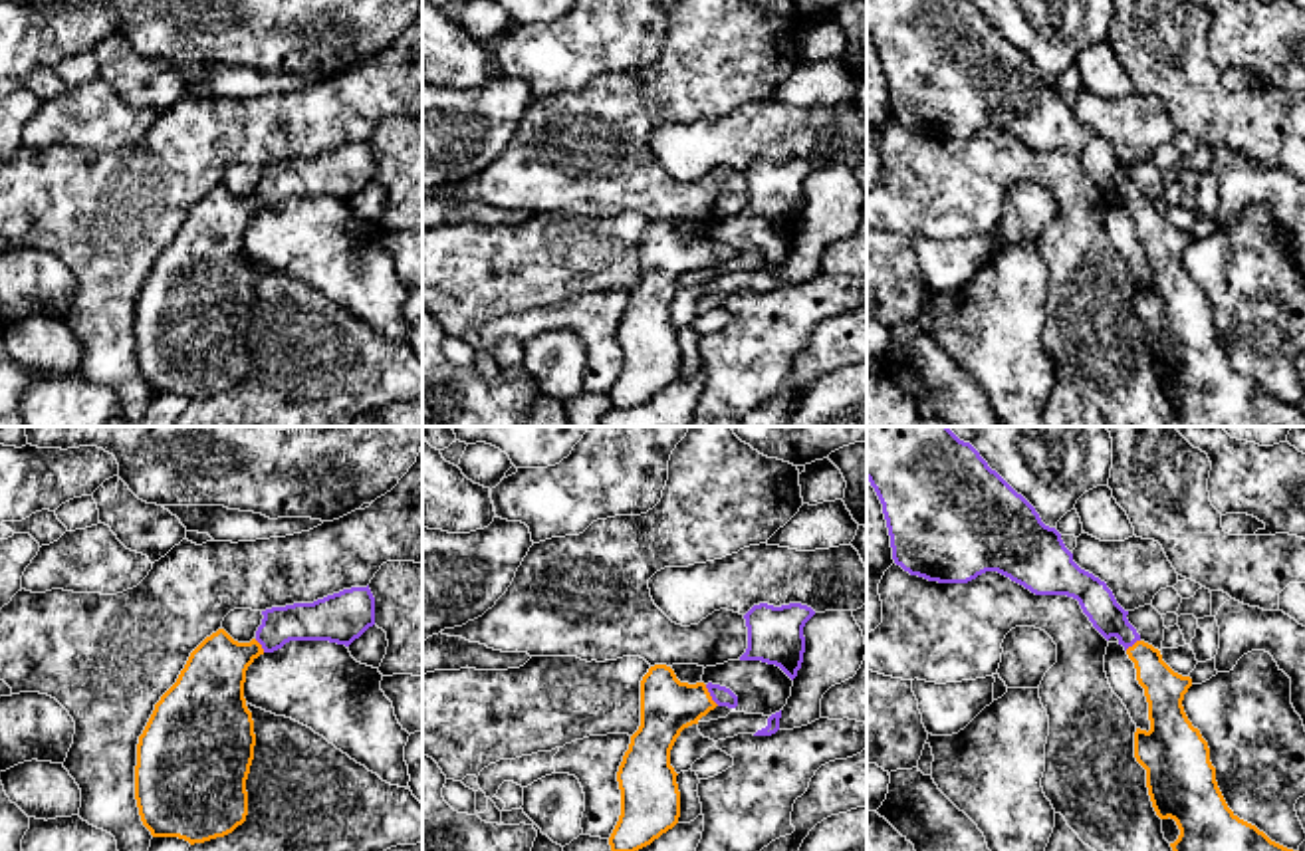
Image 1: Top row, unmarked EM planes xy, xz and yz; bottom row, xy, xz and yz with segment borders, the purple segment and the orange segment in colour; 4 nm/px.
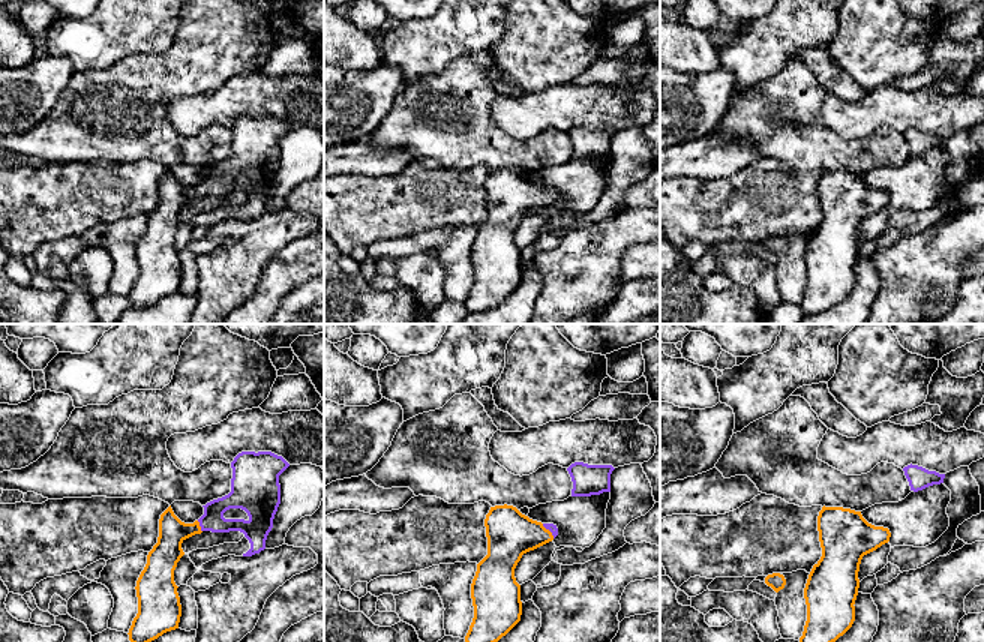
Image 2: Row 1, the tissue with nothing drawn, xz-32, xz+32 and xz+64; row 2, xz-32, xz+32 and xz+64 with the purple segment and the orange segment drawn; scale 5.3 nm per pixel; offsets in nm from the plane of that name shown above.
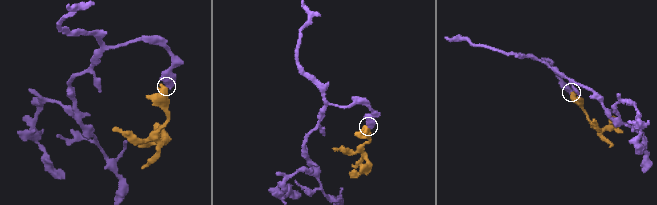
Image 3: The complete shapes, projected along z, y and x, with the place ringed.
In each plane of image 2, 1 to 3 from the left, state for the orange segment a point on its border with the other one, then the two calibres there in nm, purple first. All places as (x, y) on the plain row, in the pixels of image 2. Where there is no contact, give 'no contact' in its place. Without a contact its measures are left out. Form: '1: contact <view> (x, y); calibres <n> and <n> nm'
1: contact xz-32 (200, 189); calibres 120 and 160 nm
2: contact xz+32 (549, 194); calibres 50 and 260 nm
3: no contact

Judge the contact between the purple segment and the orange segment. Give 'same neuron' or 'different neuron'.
same neuron

